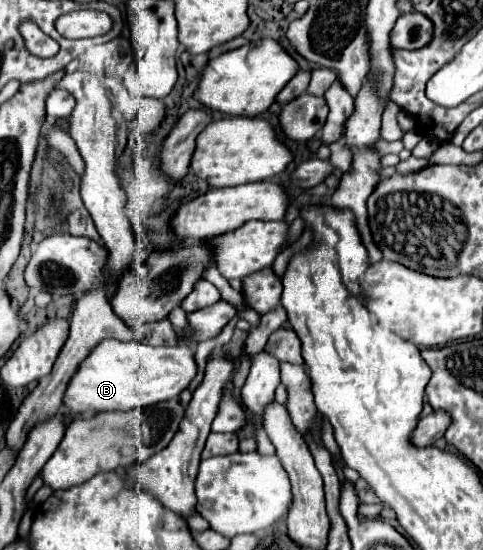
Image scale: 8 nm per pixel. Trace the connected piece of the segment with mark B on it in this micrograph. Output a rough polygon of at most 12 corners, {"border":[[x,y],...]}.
{"border":[[103,339],[63,395],[69,413],[175,399],[187,345]]}

